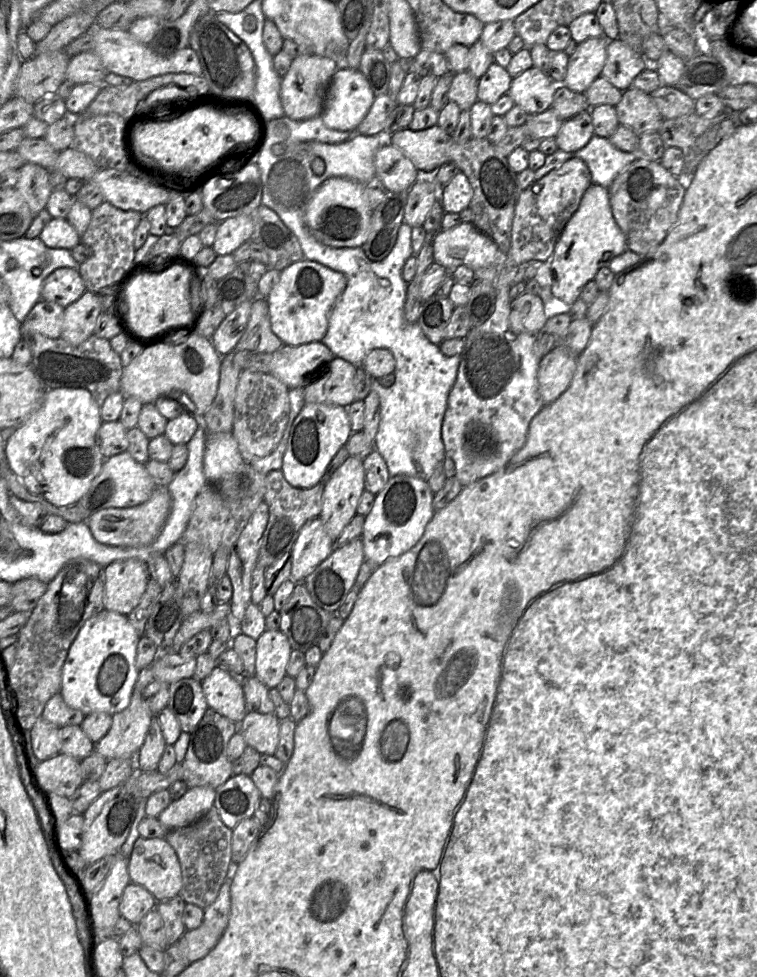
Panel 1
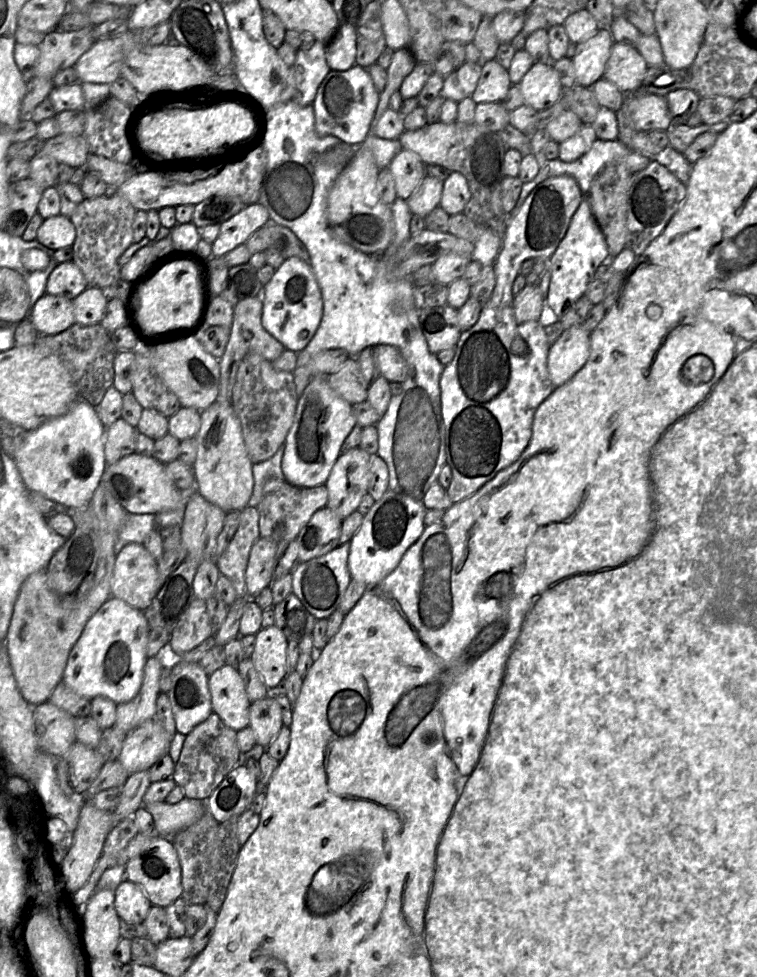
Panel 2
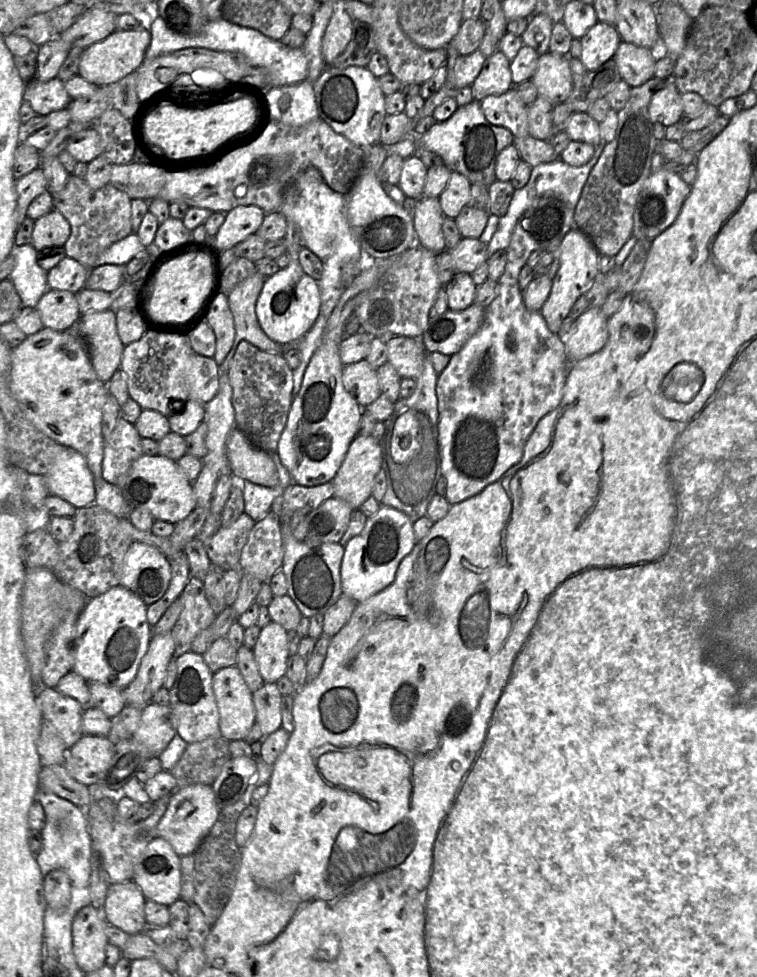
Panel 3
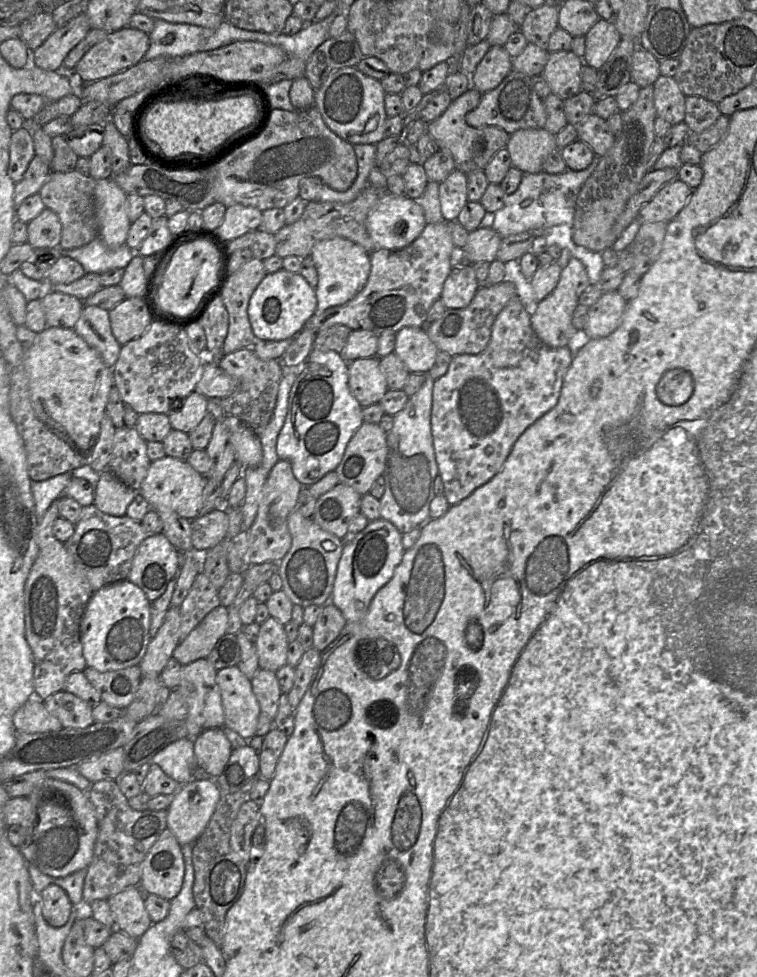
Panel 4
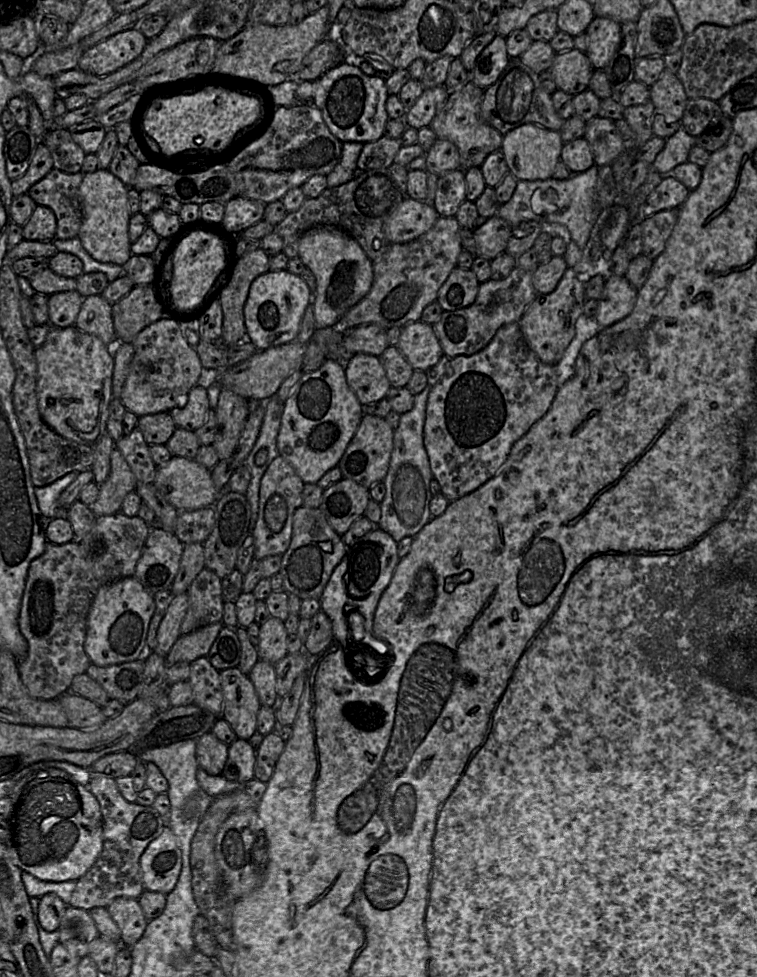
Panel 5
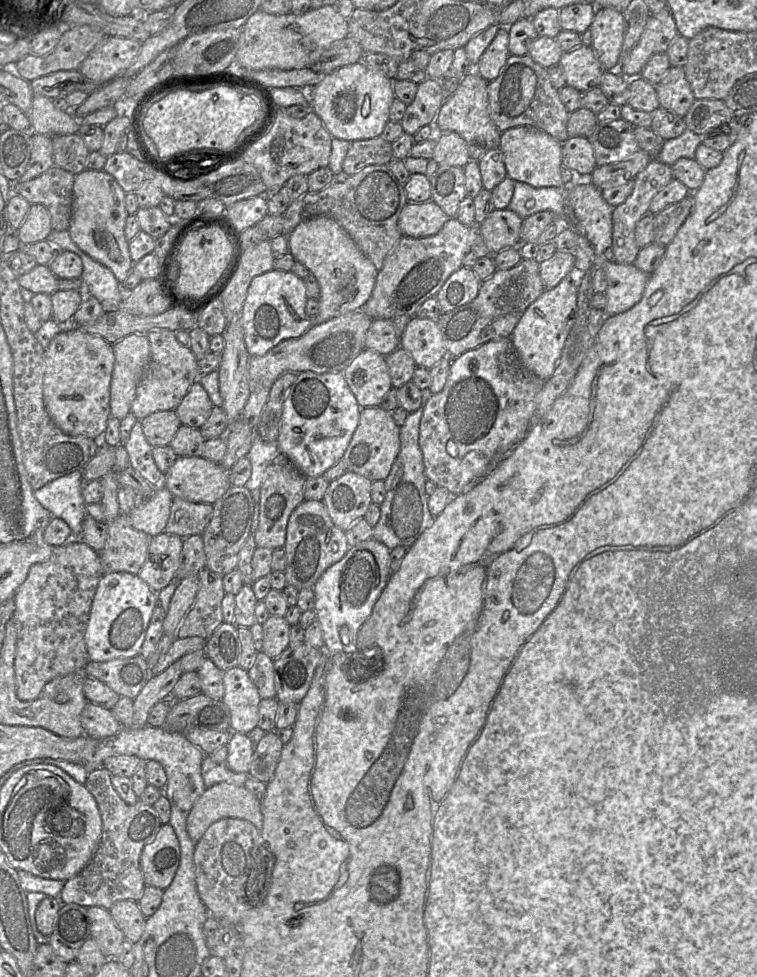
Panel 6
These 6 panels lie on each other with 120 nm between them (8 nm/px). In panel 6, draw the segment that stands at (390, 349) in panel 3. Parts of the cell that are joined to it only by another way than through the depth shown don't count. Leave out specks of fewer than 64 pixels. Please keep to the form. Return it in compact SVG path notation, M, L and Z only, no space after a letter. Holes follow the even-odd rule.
M412 317L400 336L400 347L409 353L416 367L431 369L448 357L442 332L433 319Z

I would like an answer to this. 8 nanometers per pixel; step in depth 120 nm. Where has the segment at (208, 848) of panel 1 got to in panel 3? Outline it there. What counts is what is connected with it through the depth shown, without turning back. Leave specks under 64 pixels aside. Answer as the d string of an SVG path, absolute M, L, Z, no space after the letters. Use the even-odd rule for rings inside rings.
M250 782L237 802L220 809L215 824L195 853L181 857L180 898L187 904L196 904L211 927L221 916L233 892L242 858L241 848L235 841L236 825L243 810L250 805L250 798L258 786L257 782Z

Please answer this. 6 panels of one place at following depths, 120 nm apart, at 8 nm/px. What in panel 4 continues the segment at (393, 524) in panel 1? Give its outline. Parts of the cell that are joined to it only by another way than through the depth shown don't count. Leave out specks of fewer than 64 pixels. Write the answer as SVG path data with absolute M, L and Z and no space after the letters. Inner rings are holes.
M382 518L369 521L351 542L343 545L329 603L341 611L347 623L357 623L366 616L371 601L390 581L404 552L402 534L391 522Z

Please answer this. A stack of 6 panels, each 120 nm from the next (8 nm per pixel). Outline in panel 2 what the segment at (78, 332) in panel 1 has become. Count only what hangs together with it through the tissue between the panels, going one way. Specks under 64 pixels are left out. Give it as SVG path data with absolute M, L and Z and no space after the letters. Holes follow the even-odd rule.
M88 286L86 290L72 300L75 323L82 325L100 324L108 300L107 290Z

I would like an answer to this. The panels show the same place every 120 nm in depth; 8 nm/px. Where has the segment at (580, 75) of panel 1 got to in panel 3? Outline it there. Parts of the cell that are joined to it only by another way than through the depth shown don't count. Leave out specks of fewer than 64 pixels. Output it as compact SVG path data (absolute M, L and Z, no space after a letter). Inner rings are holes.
M597 21L580 41L579 60L588 71L593 71L614 57L622 39L614 25Z

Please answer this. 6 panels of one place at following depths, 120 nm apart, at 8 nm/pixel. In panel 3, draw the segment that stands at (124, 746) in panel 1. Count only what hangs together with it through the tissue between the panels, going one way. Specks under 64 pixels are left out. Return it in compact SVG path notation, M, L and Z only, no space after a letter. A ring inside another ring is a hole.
M171 632L152 635L135 678L123 689L126 706L144 709L153 703L155 693L163 687L167 666L174 659L174 650Z

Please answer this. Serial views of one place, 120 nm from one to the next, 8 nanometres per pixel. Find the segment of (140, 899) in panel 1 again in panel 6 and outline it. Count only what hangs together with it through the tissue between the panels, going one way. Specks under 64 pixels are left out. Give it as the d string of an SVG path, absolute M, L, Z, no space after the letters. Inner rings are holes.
M119 900L111 906L109 913L126 940L135 944L141 939L146 918L143 916L138 902Z

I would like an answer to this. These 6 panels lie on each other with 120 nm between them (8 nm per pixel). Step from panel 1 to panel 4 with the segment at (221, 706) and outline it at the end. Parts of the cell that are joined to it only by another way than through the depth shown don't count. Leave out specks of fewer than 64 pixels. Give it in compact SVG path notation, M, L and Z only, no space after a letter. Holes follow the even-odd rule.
M237 666L217 671L216 682L222 699L224 726L245 740L255 736L261 713L251 681Z

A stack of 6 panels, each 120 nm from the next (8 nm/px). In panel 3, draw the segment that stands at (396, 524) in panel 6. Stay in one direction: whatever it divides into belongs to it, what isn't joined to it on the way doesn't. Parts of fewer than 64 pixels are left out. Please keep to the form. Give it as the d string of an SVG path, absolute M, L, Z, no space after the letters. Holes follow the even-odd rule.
M426 353L422 370L415 378L413 394L409 398L398 399L392 415L383 422L385 432L381 441L382 469L387 481L381 505L403 512L412 522L426 516L429 502L436 495L437 481L442 476L436 396L439 374L434 370L429 354Z

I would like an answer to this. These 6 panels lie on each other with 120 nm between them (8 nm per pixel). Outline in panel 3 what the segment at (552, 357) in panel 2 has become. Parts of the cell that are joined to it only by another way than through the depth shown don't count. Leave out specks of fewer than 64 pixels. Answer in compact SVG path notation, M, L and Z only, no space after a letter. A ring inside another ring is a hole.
M601 307L588 308L576 320L573 330L564 339L568 369L570 364L578 362L601 350L607 343L609 333L608 318Z

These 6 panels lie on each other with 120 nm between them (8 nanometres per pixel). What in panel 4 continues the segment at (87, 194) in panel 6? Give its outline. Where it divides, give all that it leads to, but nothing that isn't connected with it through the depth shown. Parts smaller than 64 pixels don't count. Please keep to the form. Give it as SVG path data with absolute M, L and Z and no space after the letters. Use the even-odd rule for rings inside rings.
M113 178L96 180L94 199L98 237L109 248L118 248L126 244L131 225L126 211L126 196Z

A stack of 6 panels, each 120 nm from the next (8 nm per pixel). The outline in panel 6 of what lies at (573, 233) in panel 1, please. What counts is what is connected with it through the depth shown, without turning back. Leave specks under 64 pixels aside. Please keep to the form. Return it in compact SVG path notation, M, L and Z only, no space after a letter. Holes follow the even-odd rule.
M574 268L557 286L545 289L525 310L510 340L522 365L546 381L553 374L577 311L577 293L585 272Z

